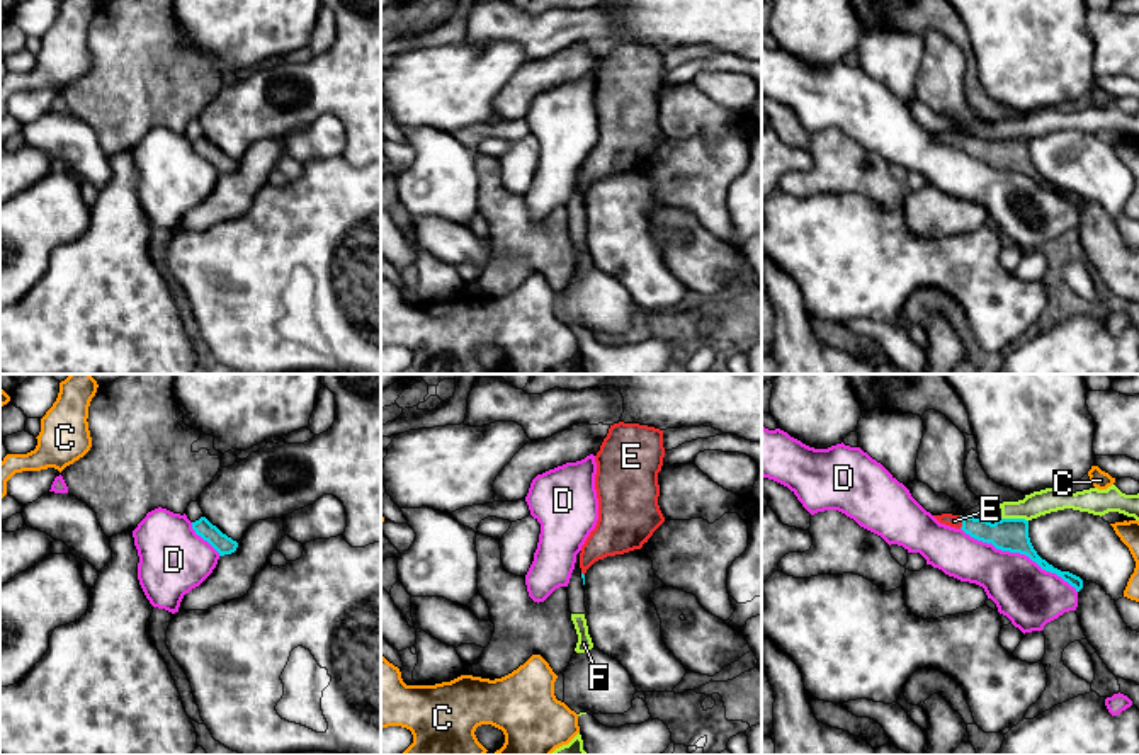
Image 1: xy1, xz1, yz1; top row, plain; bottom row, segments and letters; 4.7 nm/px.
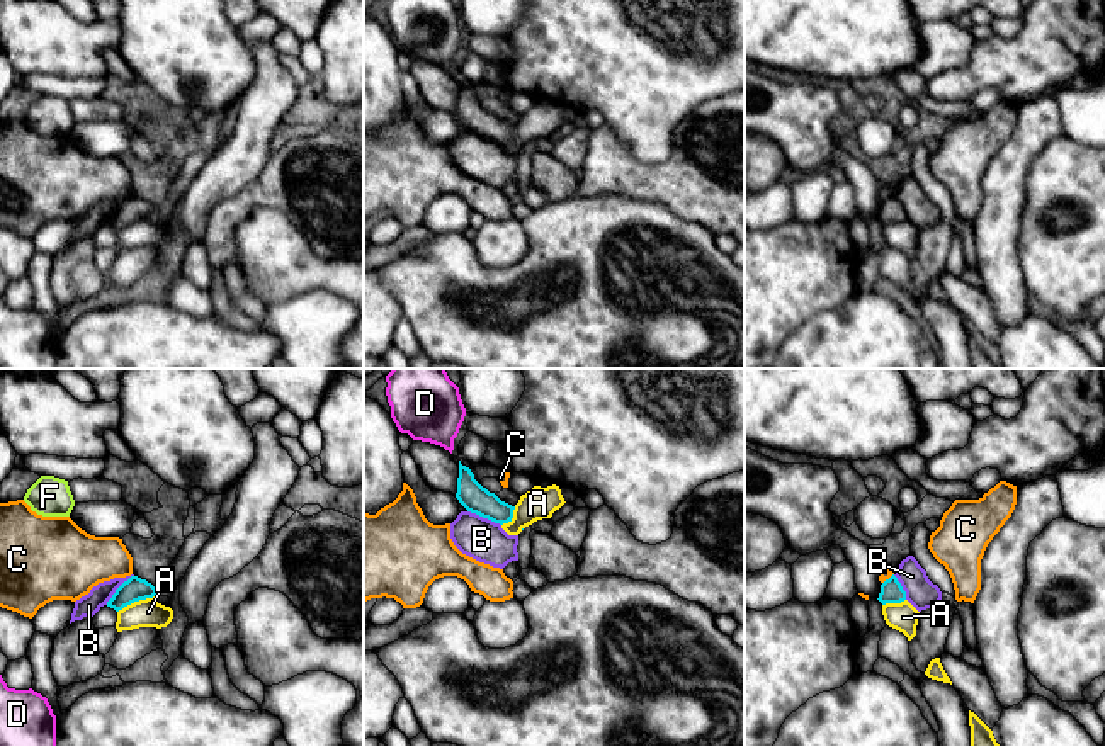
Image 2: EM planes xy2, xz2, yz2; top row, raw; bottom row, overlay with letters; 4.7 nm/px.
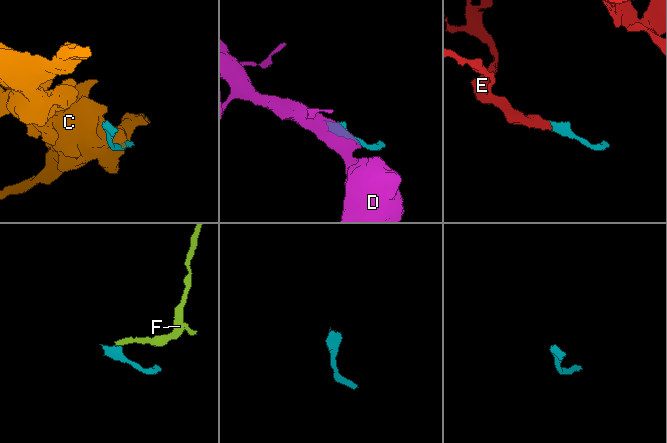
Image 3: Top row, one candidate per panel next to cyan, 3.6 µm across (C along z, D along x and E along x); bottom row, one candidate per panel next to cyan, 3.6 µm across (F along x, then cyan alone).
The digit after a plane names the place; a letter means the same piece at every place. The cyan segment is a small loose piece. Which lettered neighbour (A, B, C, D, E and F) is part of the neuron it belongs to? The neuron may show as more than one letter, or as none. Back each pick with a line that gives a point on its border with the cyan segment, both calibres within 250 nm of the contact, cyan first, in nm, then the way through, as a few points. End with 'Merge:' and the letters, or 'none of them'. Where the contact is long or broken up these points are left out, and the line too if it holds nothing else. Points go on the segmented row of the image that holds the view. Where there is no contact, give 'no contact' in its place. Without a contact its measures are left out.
E: yz1 (963, 522) | 160/60 nm | across yz1 (1008, 534), (986, 533), (963, 522), (954, 521)
Merge: E

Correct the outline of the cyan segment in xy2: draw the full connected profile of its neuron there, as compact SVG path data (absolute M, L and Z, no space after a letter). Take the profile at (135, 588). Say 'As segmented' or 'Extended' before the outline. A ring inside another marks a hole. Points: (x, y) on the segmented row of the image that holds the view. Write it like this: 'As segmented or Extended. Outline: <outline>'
As segmented. Outline: M131 576L116 590L112 598L107 602L107 607L119 612L134 602L153 598L153 596L156 596L156 588L151 583L138 576Z

